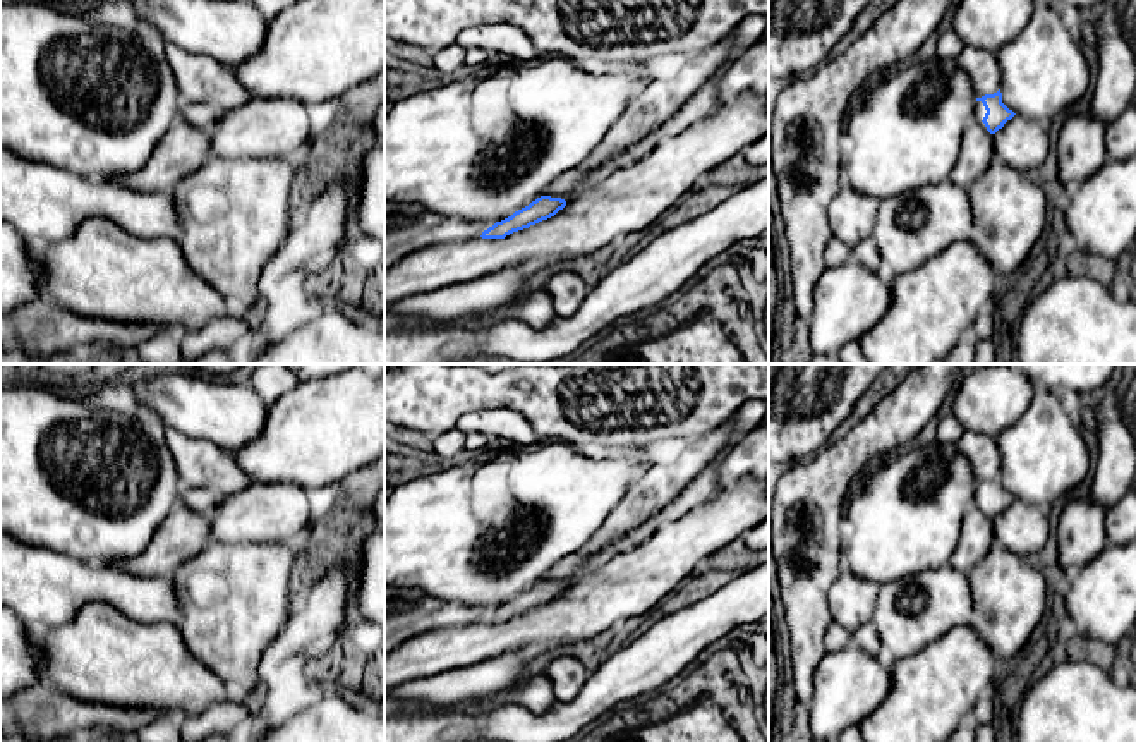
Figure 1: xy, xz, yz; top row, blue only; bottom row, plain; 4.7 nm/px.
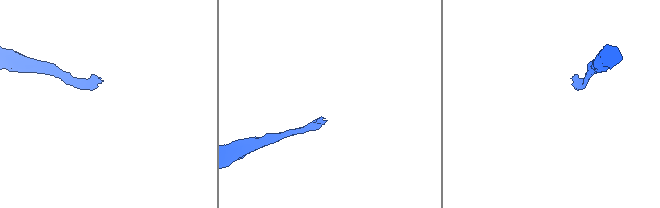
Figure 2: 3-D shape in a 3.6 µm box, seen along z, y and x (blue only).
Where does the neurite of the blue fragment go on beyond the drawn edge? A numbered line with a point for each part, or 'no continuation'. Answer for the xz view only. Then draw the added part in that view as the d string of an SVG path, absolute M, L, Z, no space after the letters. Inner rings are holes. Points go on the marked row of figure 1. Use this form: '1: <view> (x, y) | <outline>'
1: xz (702, 102) | M714 74L700 89L697 89L685 105L659 129L652 131L647 137L635 143L631 148L621 151L613 160L599 167L585 182L585 186L573 194L566 196L551 196L561 198L566 203L575 199L583 189L594 187L597 182L611 175L618 168L630 167L647 156L650 149L664 141L666 137L676 136L685 131L688 125L695 124L697 120L704 119L705 115L712 113L716 106L716 88L717 88L719 74Z

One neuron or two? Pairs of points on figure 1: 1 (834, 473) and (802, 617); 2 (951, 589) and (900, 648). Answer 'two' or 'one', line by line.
1: one
2: one

